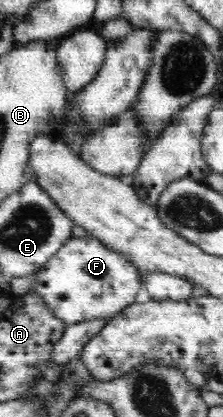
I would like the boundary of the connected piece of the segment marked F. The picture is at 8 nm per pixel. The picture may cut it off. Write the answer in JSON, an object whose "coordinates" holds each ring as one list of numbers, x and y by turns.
{"coordinates":[[88,235,87,238,72,237,64,243,35,275,30,291,39,295,40,302,51,311,51,315,66,325,74,325,115,317,136,303,141,287,138,268,130,258]]}

